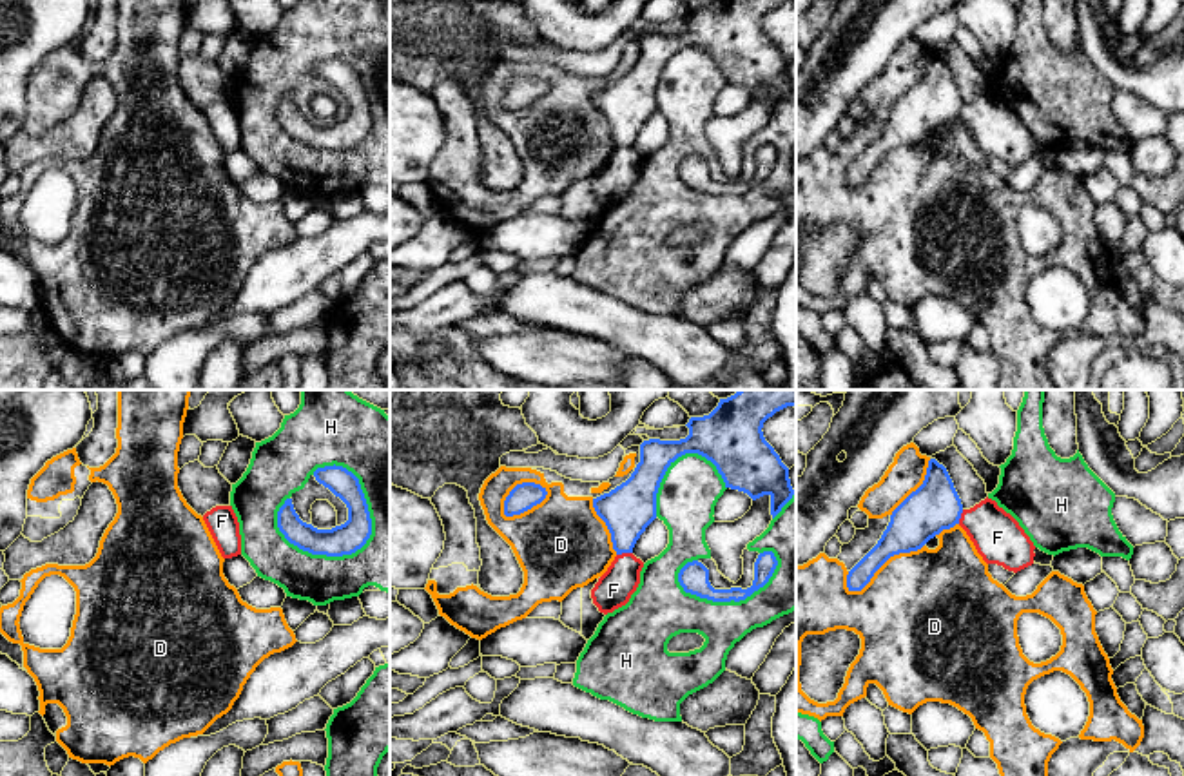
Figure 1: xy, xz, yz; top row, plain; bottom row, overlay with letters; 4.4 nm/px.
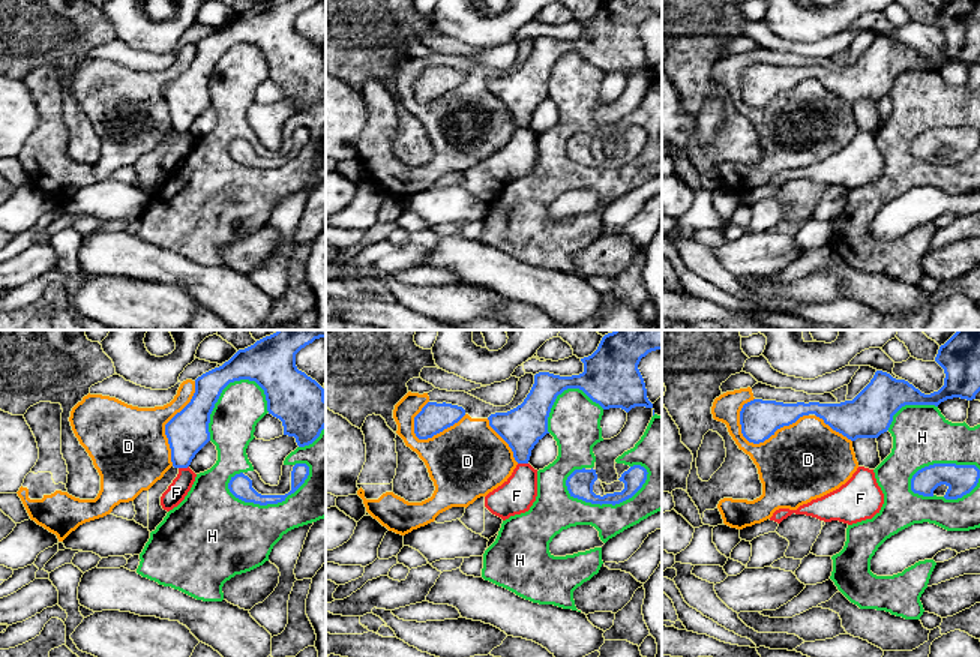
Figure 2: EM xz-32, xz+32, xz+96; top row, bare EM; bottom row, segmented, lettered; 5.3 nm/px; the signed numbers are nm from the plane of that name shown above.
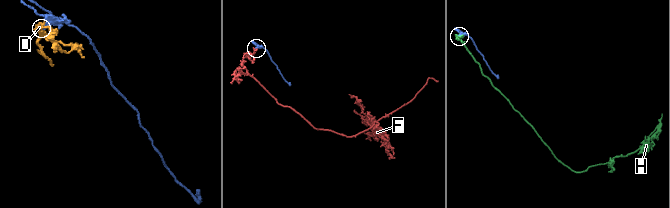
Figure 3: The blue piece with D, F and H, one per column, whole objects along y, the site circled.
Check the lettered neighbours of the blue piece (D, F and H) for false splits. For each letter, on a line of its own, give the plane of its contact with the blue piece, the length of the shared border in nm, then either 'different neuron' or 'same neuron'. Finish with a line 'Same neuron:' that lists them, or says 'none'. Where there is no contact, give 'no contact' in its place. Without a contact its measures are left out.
D: meets blue in xz; contact 240 nm long; different neuron
F: meets blue in xz; contact 70 nm long; different neuron
H: meets blue in xy; contact 440 nm long; different neuron
Same neuron: none

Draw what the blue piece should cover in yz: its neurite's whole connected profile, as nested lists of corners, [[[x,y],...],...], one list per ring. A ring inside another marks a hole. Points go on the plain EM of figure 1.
[[[930,53],[923,78],[892,105],[890,116],[878,138],[849,165],[849,185],[861,185],[890,150],[917,145],[943,123],[959,118],[961,107],[963,98],[946,62]]]

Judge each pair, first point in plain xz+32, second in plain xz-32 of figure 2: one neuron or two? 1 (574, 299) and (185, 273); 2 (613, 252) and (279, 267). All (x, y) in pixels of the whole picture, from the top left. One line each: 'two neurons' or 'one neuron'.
1: one neuron
2: two neurons

